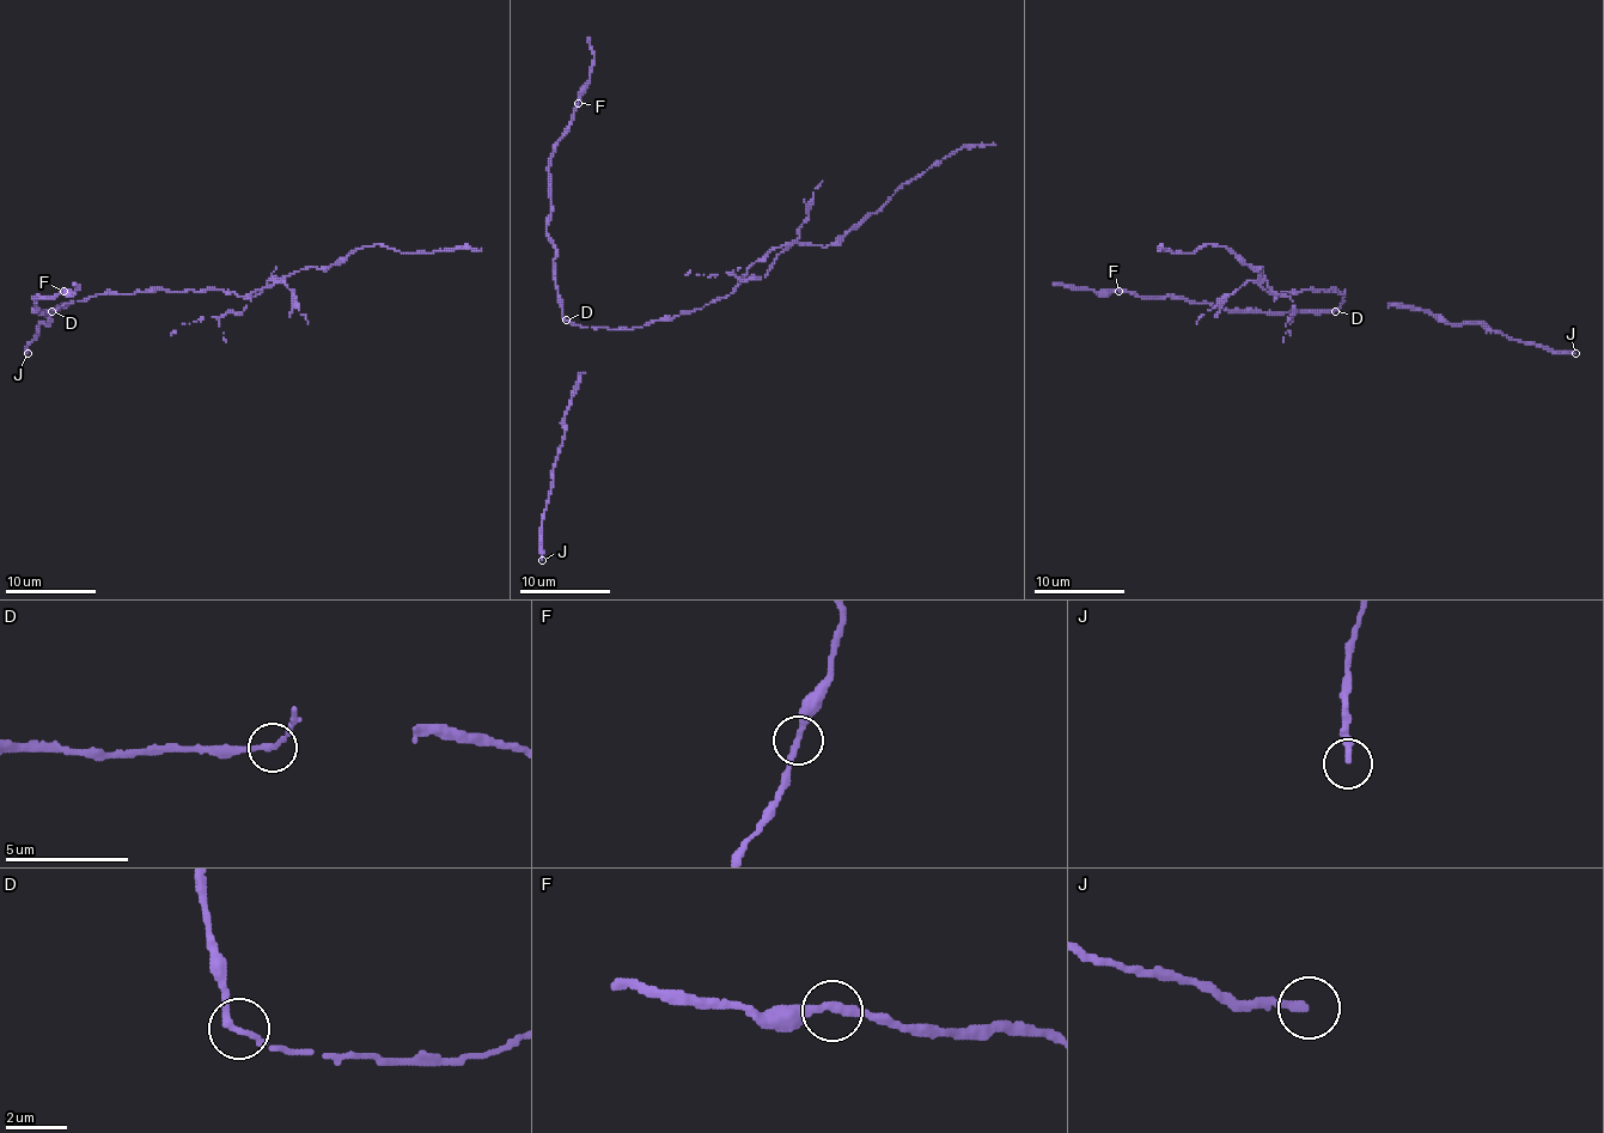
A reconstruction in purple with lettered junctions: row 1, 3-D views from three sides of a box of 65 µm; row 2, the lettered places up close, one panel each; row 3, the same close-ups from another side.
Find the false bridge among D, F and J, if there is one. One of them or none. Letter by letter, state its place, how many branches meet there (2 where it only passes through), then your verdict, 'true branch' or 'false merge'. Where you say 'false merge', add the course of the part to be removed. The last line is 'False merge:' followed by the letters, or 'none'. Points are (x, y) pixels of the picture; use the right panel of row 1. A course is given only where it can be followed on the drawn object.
D: place (1335, 311); branches 2; false merge; course (1336, 310), (1345, 292), (1276, 297), (1258, 280), (1263, 267), (1224, 247), (1206, 244), (1193, 253), (1160, 249)
F: place (1118, 291); branches 2; true branch
J: place (1575, 353); branches 1; true branch
False merge: D

